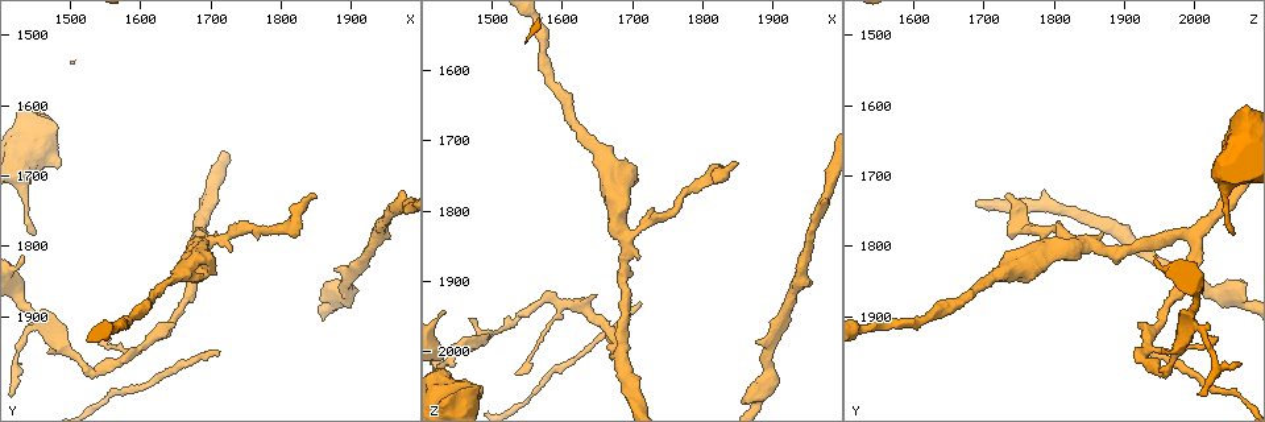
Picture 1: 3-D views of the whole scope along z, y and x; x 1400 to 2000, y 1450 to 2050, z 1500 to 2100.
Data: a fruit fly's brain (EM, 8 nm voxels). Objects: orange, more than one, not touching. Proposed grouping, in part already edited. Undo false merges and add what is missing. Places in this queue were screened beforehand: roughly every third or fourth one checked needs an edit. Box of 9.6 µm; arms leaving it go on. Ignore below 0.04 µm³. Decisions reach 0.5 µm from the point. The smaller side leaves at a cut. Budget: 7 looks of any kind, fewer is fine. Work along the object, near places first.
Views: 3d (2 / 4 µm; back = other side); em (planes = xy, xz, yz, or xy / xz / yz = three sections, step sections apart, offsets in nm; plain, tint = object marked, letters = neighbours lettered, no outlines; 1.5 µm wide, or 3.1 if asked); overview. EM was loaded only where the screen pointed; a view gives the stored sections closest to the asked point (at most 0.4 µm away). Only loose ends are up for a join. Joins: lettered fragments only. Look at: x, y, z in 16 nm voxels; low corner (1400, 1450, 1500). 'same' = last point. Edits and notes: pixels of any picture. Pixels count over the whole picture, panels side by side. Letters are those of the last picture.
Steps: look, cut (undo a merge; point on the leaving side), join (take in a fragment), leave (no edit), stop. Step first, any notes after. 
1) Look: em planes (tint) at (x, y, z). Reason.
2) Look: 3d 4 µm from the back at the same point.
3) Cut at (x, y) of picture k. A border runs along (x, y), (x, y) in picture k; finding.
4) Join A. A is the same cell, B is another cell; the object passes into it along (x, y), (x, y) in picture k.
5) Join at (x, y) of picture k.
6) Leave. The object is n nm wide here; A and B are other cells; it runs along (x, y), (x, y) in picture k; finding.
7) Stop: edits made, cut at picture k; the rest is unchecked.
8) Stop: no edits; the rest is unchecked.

Look: em yz step 4 (letters) at (1450, 1780, 2050). Free end.

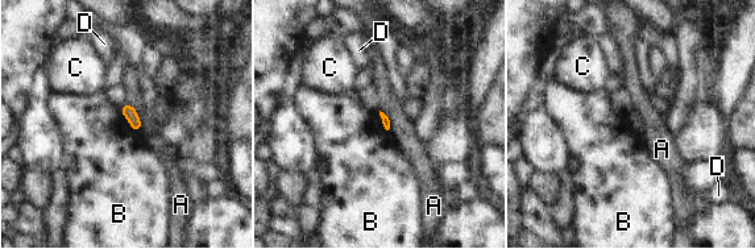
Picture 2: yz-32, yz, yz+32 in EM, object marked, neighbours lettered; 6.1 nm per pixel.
Leave. A, B, C and D are other cells; a border runs along (132, 129), (139, 132) in picture 2; none of them fits.

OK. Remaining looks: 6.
Look: em xz step 8 (tint) at (1465, 1955, 1955). Branch stops here.

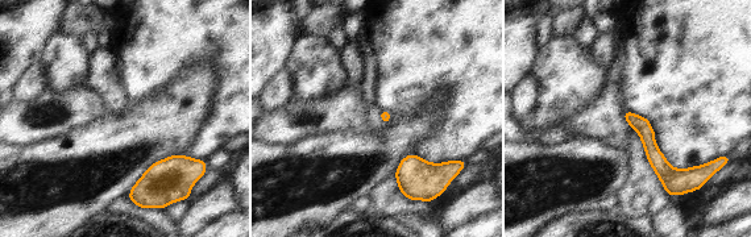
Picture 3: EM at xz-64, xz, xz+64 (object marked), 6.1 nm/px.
Look: em planes (letters) at the same point.

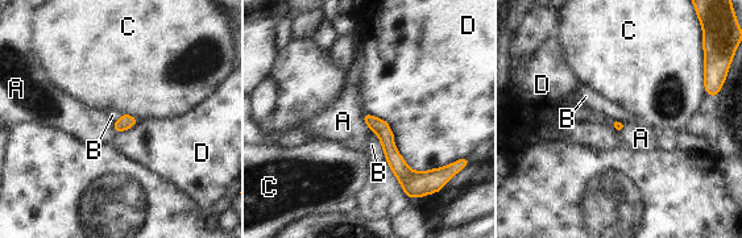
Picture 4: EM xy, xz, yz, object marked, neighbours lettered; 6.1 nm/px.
Leave. A, B, C and D are other cells; it runs along (367, 117), (386, 137), (405, 182) in picture 4; no lettered fragment goes on from it.

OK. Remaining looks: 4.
Look: em planes (letters) at (1830, 1775, 1730). Free end.

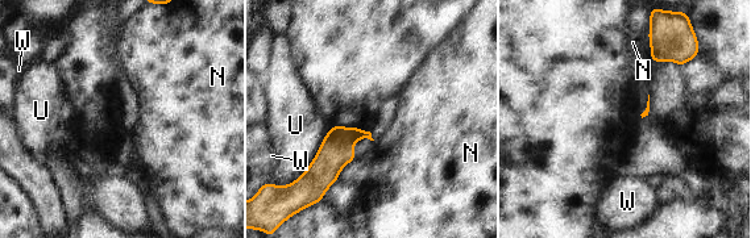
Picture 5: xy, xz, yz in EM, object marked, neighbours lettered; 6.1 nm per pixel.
Leave. The longest contact is with U, 280 nm; N, U and W are other cells; a border runs along (648, 37), (650, 51) in picture 5; no lettered fragment goes on from it.

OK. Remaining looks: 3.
Stop: no edits; the rest is unchecked.

